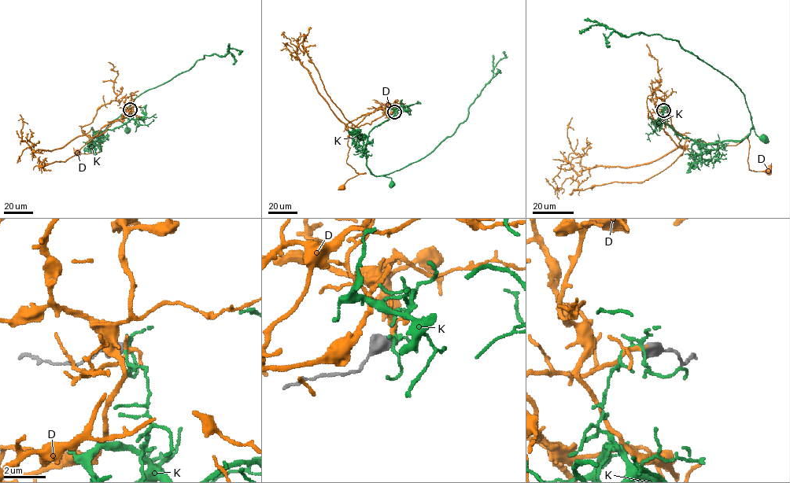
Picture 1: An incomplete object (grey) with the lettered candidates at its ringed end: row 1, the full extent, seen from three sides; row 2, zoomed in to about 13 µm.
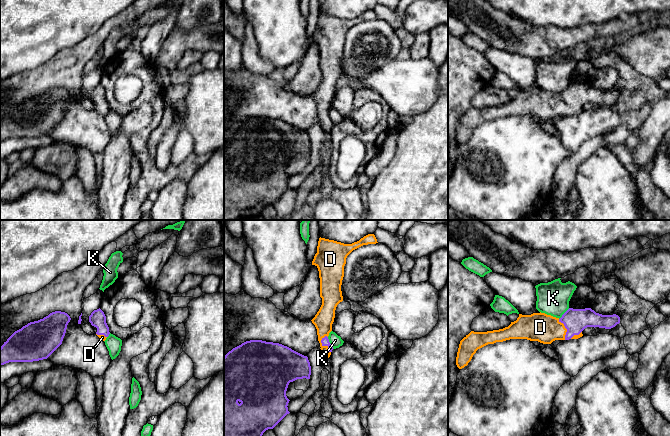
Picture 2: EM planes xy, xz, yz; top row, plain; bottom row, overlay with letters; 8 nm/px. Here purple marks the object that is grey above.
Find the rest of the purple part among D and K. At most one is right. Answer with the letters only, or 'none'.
D

